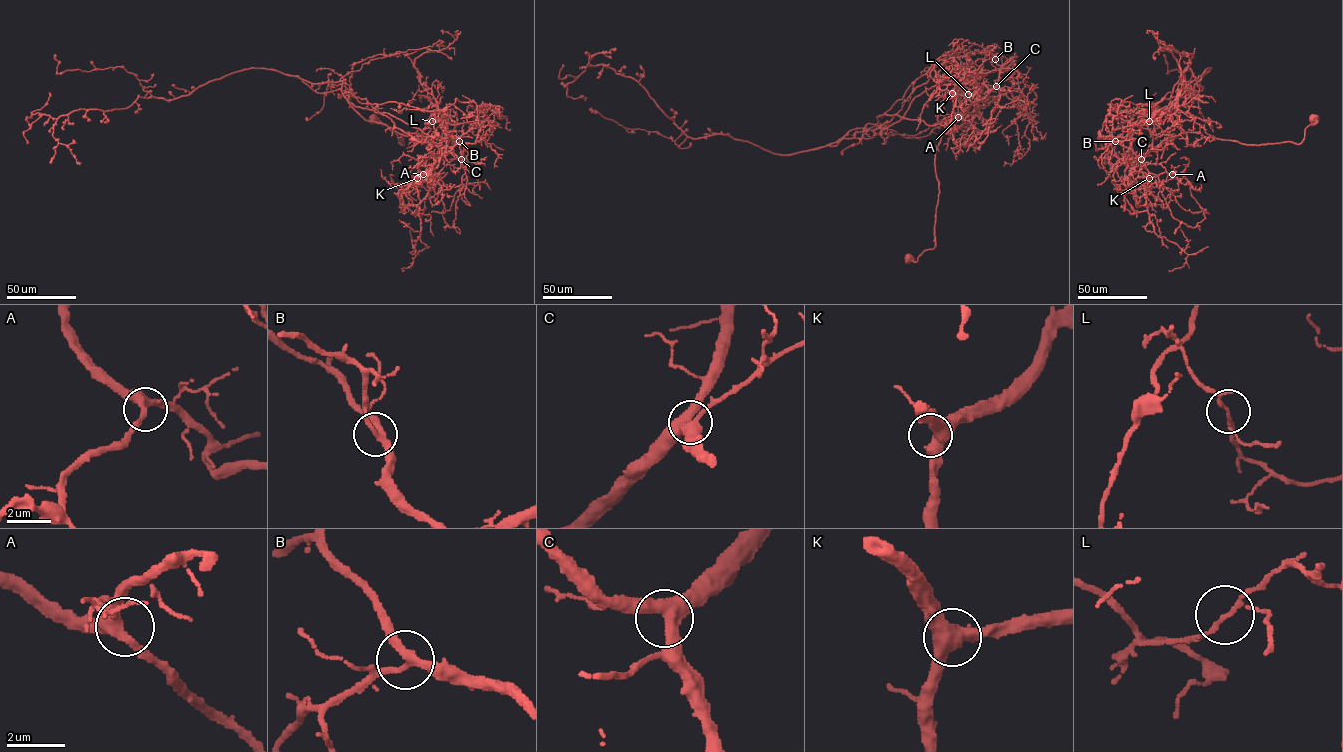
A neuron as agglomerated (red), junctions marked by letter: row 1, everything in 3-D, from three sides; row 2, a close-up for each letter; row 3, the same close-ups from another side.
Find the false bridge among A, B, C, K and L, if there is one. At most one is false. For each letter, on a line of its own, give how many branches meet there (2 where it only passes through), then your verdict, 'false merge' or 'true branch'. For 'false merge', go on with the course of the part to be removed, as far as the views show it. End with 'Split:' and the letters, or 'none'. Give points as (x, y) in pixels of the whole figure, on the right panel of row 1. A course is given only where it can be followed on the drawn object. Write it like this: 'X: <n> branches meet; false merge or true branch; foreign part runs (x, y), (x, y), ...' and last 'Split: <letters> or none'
A: 4 branches meet; true branch
B: 3 branches meet; true branch
C: 3 branches meet; true branch
K: 3 branches meet; true branch
L: 4 branches meet; false merge; foreign part runs (1149, 121), (1168, 111), (1135, 123), (1133, 140), (1148, 113), (1199, 91), (1193, 55), (1164, 42)
Split: L

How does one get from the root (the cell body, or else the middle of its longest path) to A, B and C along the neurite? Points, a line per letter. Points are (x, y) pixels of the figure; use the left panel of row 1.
A: (373, 118), (390, 128), (400, 144), (409, 132), (440, 147), (442, 156), (417, 177), (423, 174)
B: (373, 118), (401, 144), (404, 132), (416, 133), (462, 158), (466, 144), (459, 141)
C: (373, 118), (390, 128), (400, 144), (404, 144), (399, 138), (404, 132), (416, 133), (448, 147), (461, 159)

